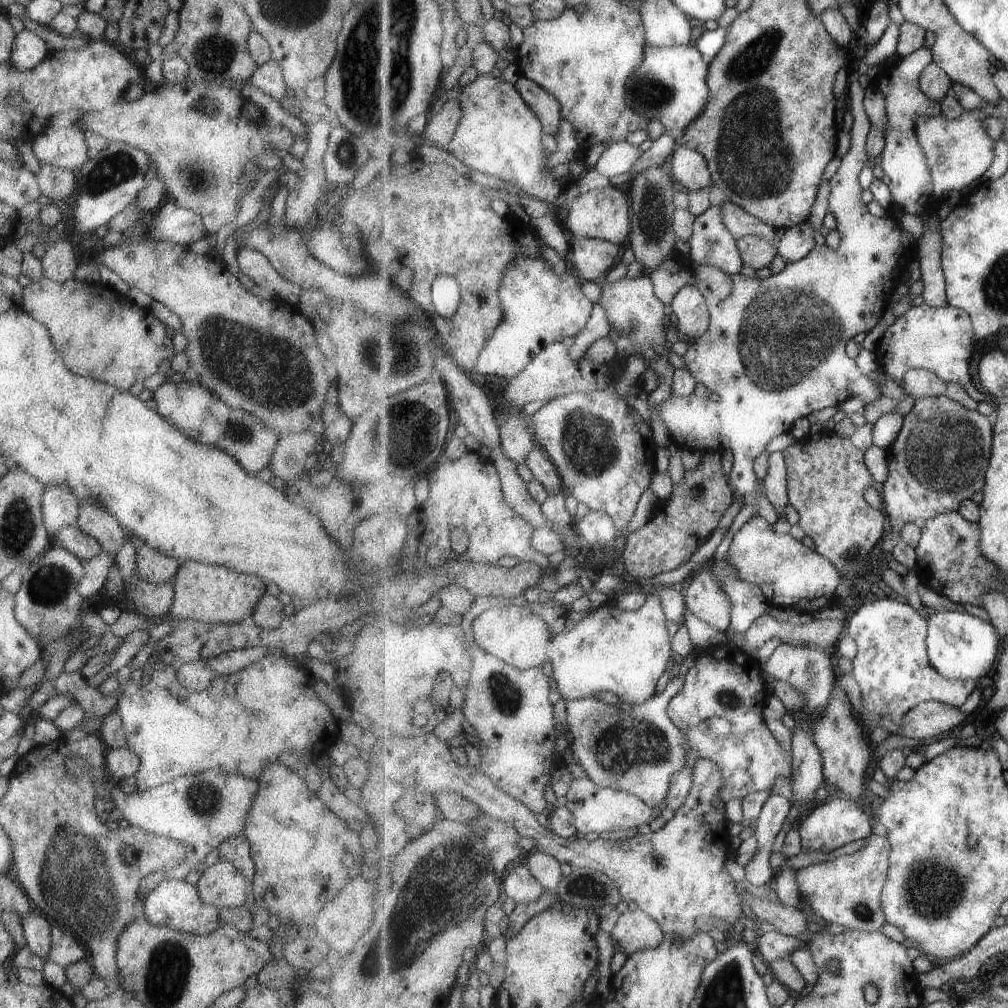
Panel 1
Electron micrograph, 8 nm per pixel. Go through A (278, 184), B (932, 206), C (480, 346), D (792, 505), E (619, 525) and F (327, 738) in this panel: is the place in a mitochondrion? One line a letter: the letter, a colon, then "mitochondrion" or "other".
A: other
B: other
C: other
D: other
E: other
F: other

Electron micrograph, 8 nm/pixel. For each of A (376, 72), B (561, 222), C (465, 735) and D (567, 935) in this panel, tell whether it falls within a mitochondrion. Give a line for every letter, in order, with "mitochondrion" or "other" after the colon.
A: mitochondrion
B: other
C: other
D: other

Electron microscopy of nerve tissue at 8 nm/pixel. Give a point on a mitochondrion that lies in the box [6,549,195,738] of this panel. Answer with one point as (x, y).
(51, 584)

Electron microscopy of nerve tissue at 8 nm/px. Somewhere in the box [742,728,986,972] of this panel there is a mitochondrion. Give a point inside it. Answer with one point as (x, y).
(932, 890)

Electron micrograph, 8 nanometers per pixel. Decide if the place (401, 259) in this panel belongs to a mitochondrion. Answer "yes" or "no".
no

